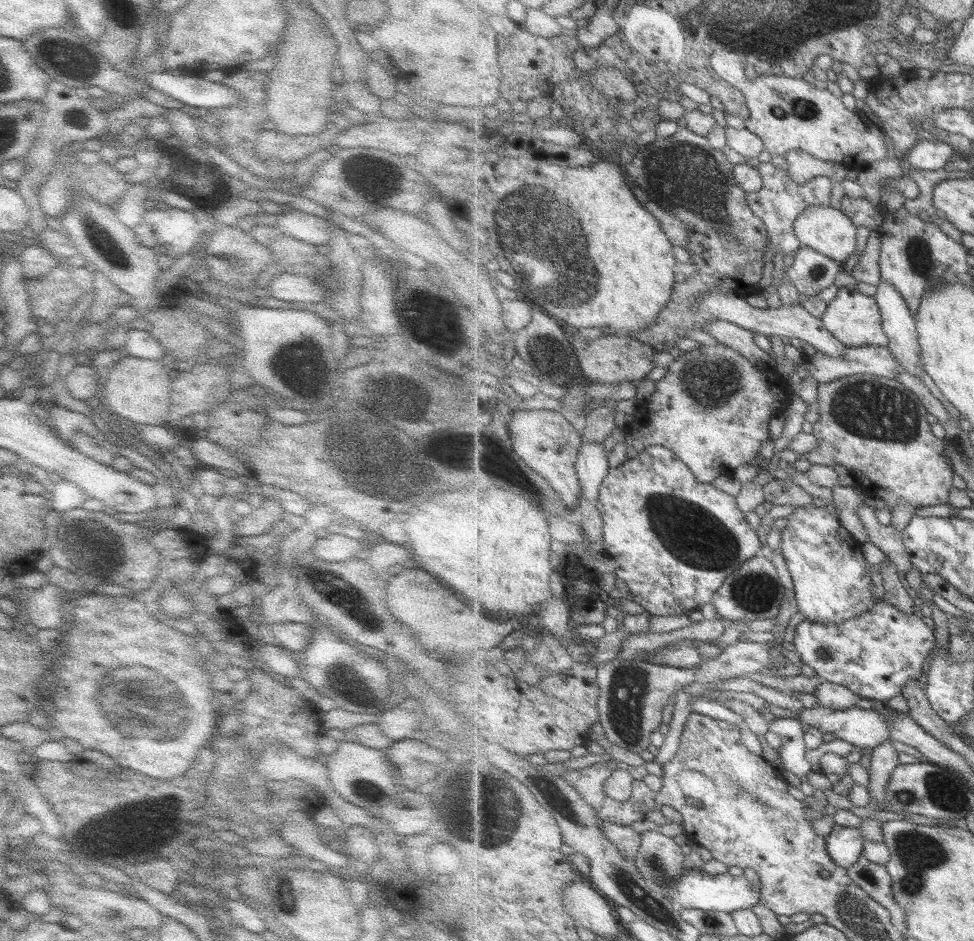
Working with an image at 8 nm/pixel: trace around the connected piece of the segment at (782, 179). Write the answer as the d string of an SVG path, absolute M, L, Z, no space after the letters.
M770 161L761 162L758 169L763 177L763 186L755 192L748 192L748 205L766 224L768 238L771 241L775 257L777 257L776 254L793 255L801 247L801 241L795 231L797 217L810 206L829 206L831 204L832 179L819 176L809 182L797 184L791 180L786 172L775 168Z

